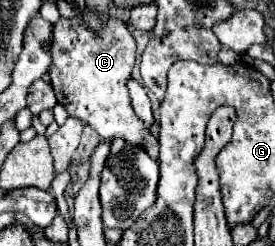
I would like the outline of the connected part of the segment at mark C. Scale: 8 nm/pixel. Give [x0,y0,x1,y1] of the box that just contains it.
[48,18,152,152]

